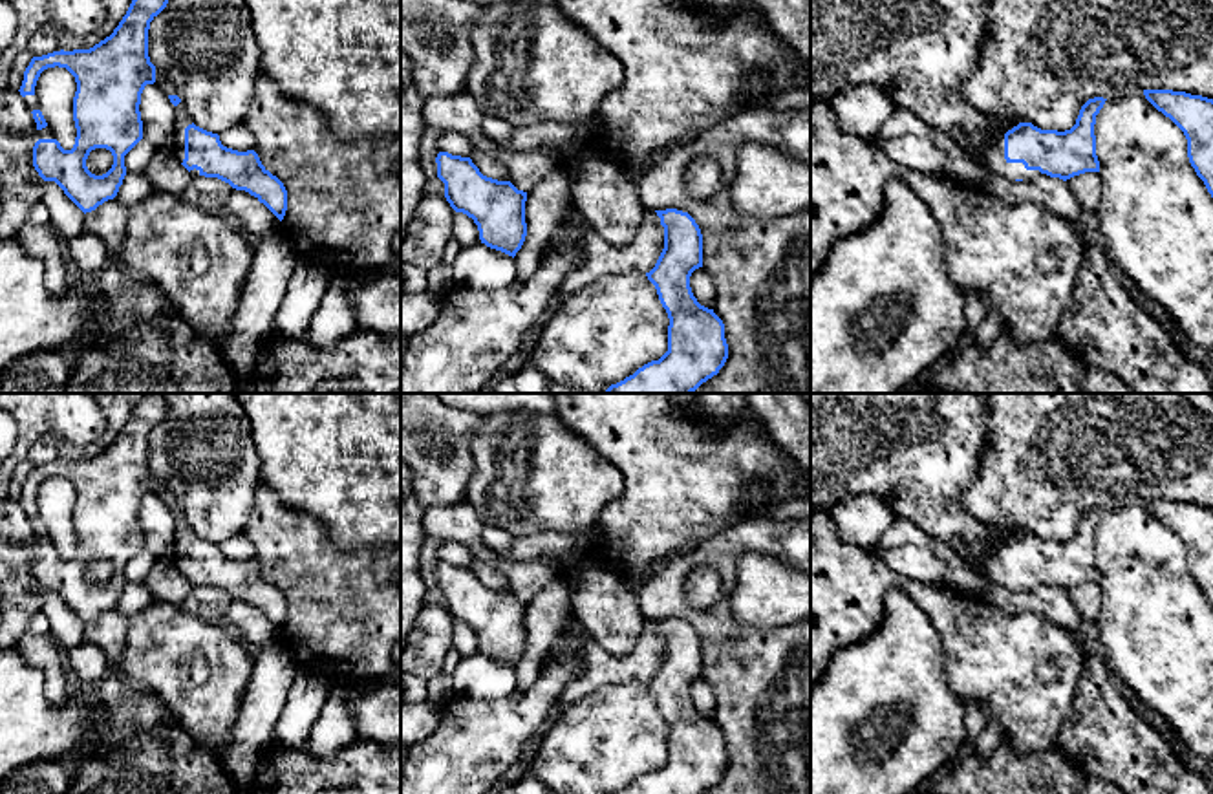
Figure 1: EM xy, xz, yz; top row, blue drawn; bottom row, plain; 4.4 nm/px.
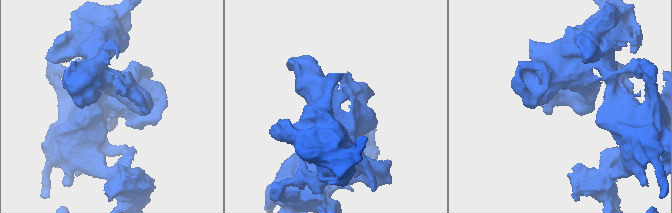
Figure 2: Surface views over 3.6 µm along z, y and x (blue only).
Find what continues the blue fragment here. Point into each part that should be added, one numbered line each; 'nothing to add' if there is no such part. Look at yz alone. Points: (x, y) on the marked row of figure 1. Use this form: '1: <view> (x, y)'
1: yz (919, 52)

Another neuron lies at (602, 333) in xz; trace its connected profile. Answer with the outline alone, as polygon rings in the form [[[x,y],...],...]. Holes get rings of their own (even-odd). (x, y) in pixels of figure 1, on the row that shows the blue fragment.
[[[606,274],[551,307],[531,335],[532,362],[549,382],[604,393],[668,351],[668,326],[668,313],[646,274]]]

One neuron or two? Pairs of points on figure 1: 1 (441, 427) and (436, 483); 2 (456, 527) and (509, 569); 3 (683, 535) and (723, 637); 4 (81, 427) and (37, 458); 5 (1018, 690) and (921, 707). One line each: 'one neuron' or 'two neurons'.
1: one neuron
2: one neuron
3: two neurons
4: two neurons
5: two neurons

